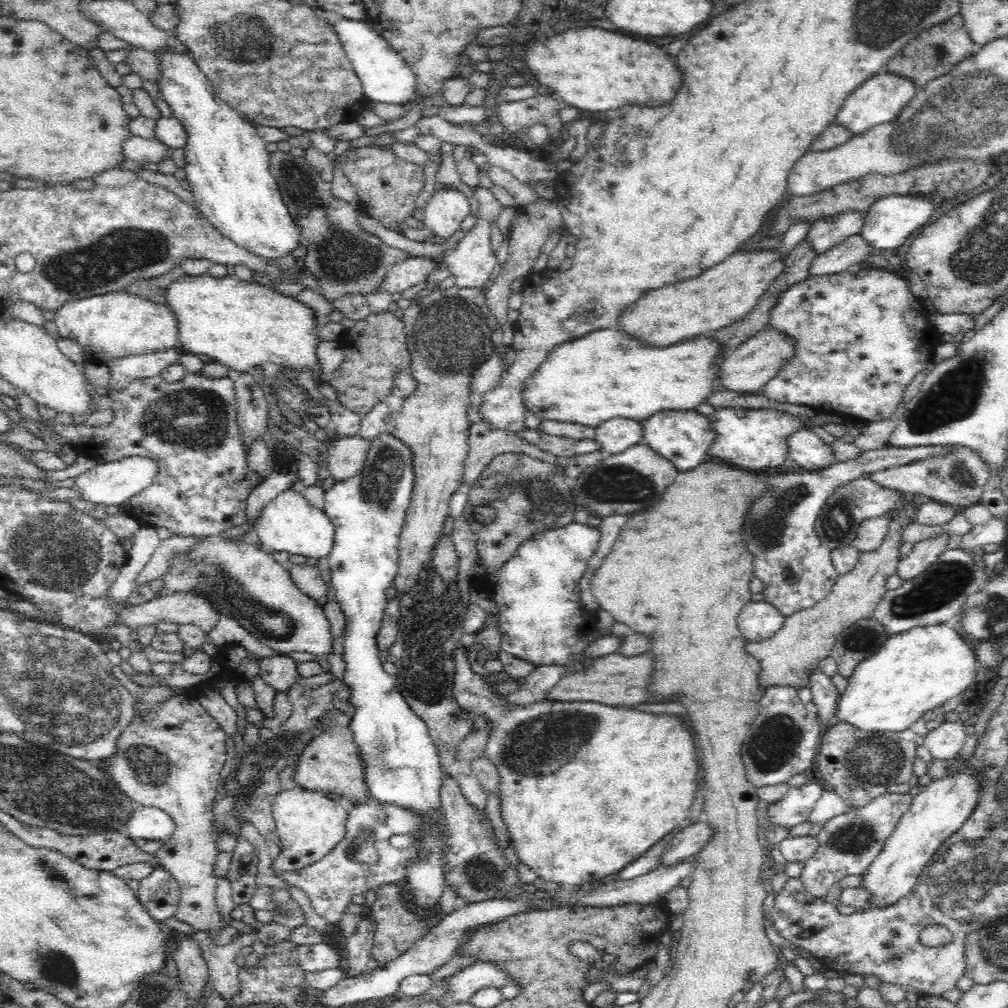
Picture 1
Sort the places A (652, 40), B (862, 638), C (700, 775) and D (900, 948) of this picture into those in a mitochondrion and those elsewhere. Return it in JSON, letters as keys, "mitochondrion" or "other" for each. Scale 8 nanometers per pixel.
{"A":"other","B":"mitochondrion","C":"other","D":"other"}

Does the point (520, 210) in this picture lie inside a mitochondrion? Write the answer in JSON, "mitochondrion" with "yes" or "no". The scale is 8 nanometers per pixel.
{"mitochondrion":"no"}

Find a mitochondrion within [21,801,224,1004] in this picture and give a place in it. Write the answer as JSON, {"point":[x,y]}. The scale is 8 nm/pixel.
{"point":[58,968]}

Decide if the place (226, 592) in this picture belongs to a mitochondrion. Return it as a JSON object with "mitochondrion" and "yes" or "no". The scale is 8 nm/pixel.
{"mitochondrion":"yes"}

